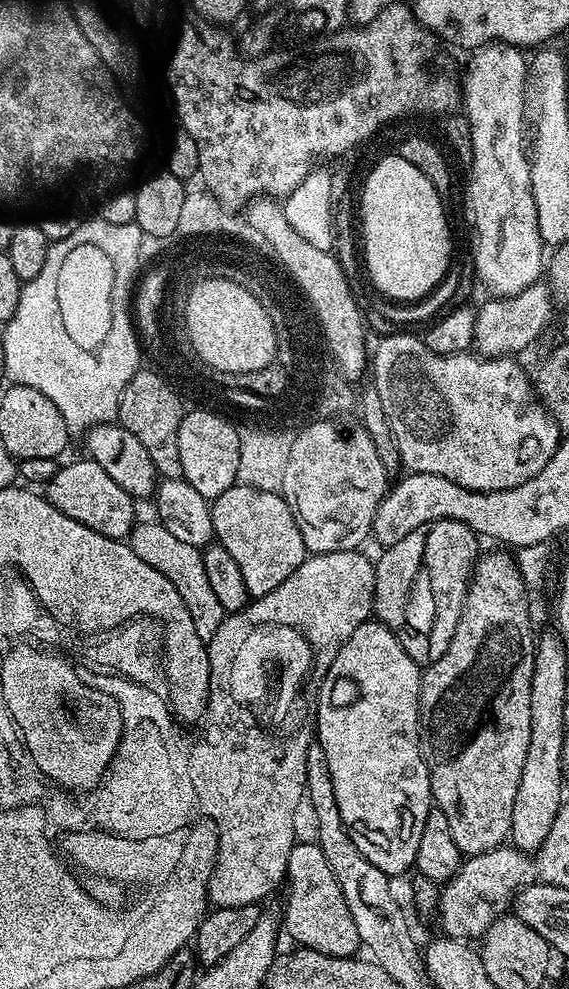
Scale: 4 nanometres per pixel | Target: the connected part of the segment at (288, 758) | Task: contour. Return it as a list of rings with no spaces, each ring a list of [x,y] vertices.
[[[353,550],[350,552],[318,552],[305,556],[302,566],[298,566],[298,570],[294,570],[294,574],[290,574],[290,578],[286,578],[286,582],[282,582],[282,586],[278,586],[278,590],[270,590],[270,594],[255,597],[255,599],[249,602],[249,604],[247,604],[247,606],[245,606],[245,608],[240,612],[233,612],[225,615],[222,626],[218,626],[218,630],[214,630],[214,634],[208,641],[206,641],[208,645],[208,661],[210,662],[210,690],[208,691],[208,709],[204,712],[204,717],[202,719],[204,732],[202,731],[200,741],[198,742],[198,754],[194,757],[194,777],[197,792],[200,792],[199,796],[201,797],[201,800],[204,801],[204,806],[201,810],[214,820],[216,828],[220,832],[220,837],[218,838],[218,850],[216,851],[216,865],[214,866],[212,877],[208,883],[208,899],[216,908],[237,908],[238,906],[246,906],[247,904],[260,904],[261,902],[264,902],[264,899],[266,899],[267,896],[279,886],[279,884],[281,887],[281,885],[285,883],[288,875],[288,863],[290,862],[290,850],[295,846],[295,844],[297,844],[294,834],[294,810],[297,809],[298,802],[301,802],[306,796],[306,752],[316,734],[316,698],[320,694],[320,684],[326,678],[326,674],[330,670],[330,666],[334,662],[334,658],[338,658],[338,650],[342,650],[342,646],[350,638],[350,634],[354,634],[354,630],[358,630],[358,626],[360,624],[367,622],[374,612],[372,603],[374,602],[376,565],[371,559],[368,561],[362,553],[363,551]]]

